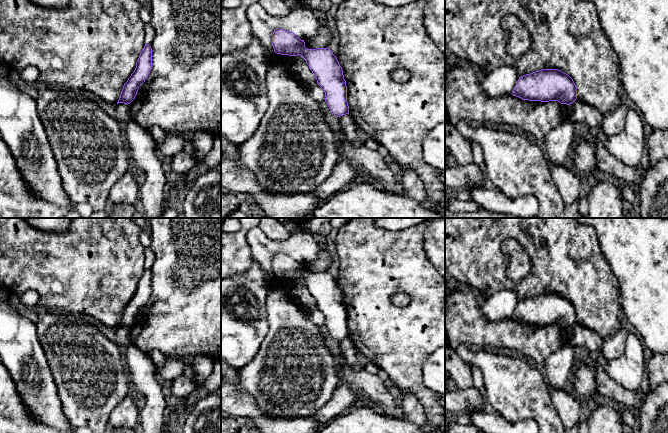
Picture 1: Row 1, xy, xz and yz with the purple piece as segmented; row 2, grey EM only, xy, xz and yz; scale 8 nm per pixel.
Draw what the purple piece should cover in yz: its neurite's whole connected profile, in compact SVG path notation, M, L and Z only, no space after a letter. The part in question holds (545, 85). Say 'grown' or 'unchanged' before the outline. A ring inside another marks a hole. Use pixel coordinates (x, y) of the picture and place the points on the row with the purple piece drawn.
unchanged; M542 69L519 77L512 93L513 96L529 101L558 101L561 104L572 104L577 99L577 87L573 79L558 69Z

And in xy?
unchanged; M145 44L136 62L136 68L124 84L117 102L130 104L136 97L139 87L145 82L152 68L152 48Z

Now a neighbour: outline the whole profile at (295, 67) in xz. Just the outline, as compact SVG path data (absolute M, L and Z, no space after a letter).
M273 53L267 60L268 67L273 64L281 64L285 73L301 85L316 85L315 75L310 70L305 59L300 56L289 56Z

